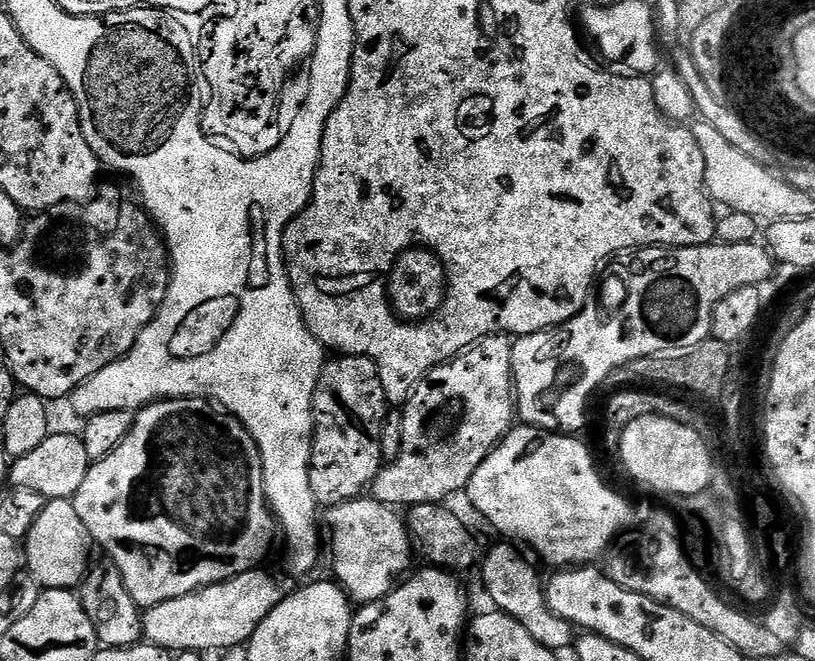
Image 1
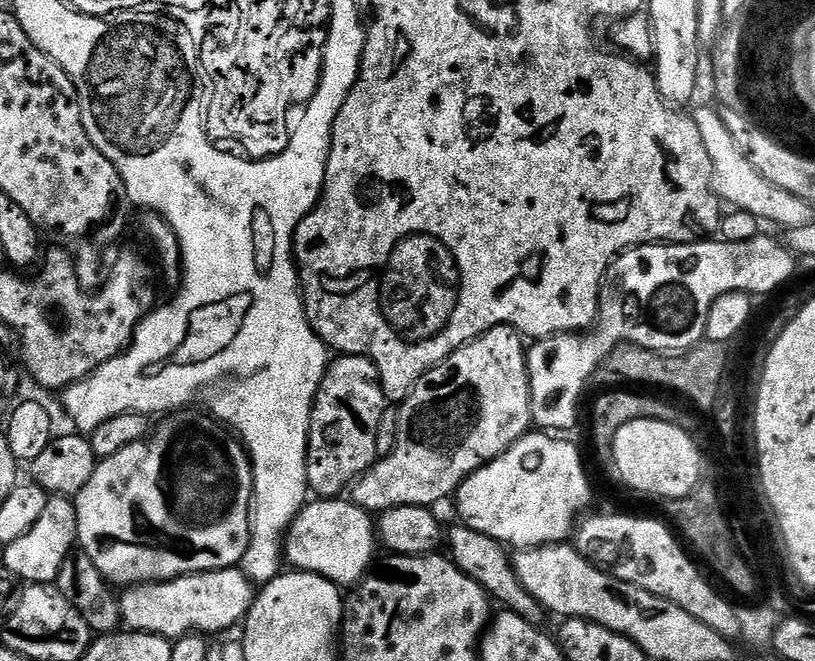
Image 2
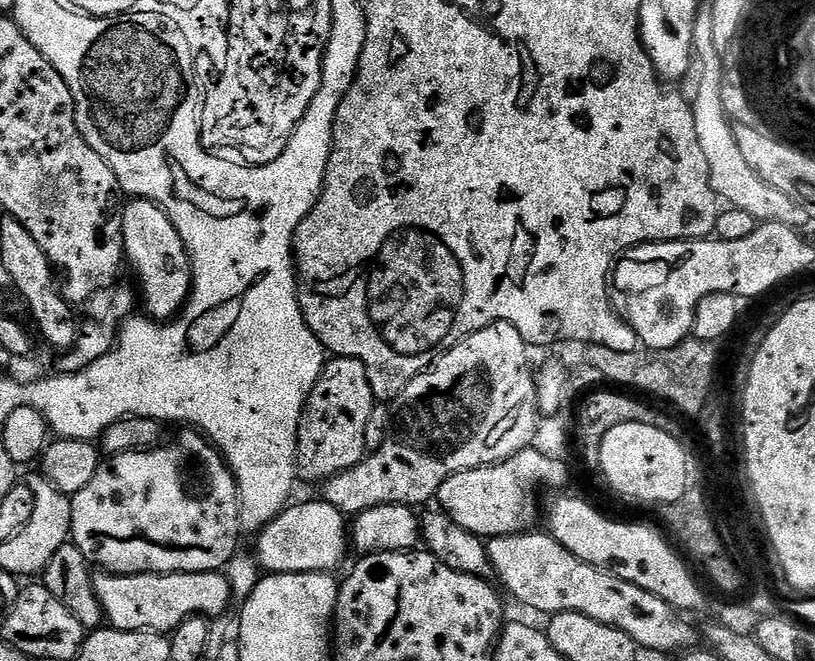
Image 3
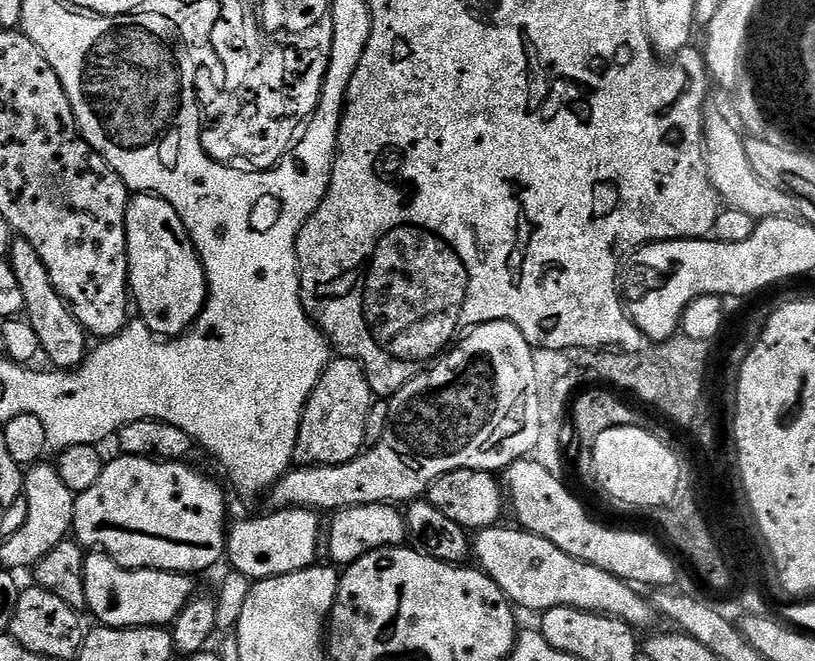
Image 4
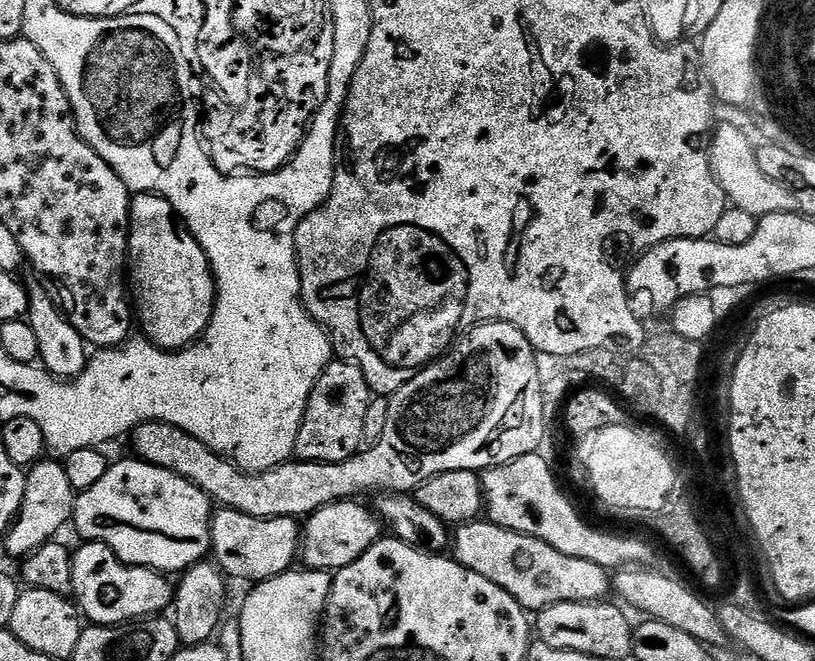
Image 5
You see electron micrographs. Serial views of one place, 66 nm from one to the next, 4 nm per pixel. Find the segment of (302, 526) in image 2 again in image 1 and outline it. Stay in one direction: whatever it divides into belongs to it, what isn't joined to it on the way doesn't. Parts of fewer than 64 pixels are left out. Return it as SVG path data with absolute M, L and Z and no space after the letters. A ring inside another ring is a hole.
M361 498L333 504L325 512L328 513L325 516L323 513L322 524L328 527L332 572L337 576L333 577L353 601L379 600L393 587L392 576L403 577L409 571L408 563L414 557L414 545L405 521L396 513L399 511L371 498Z

